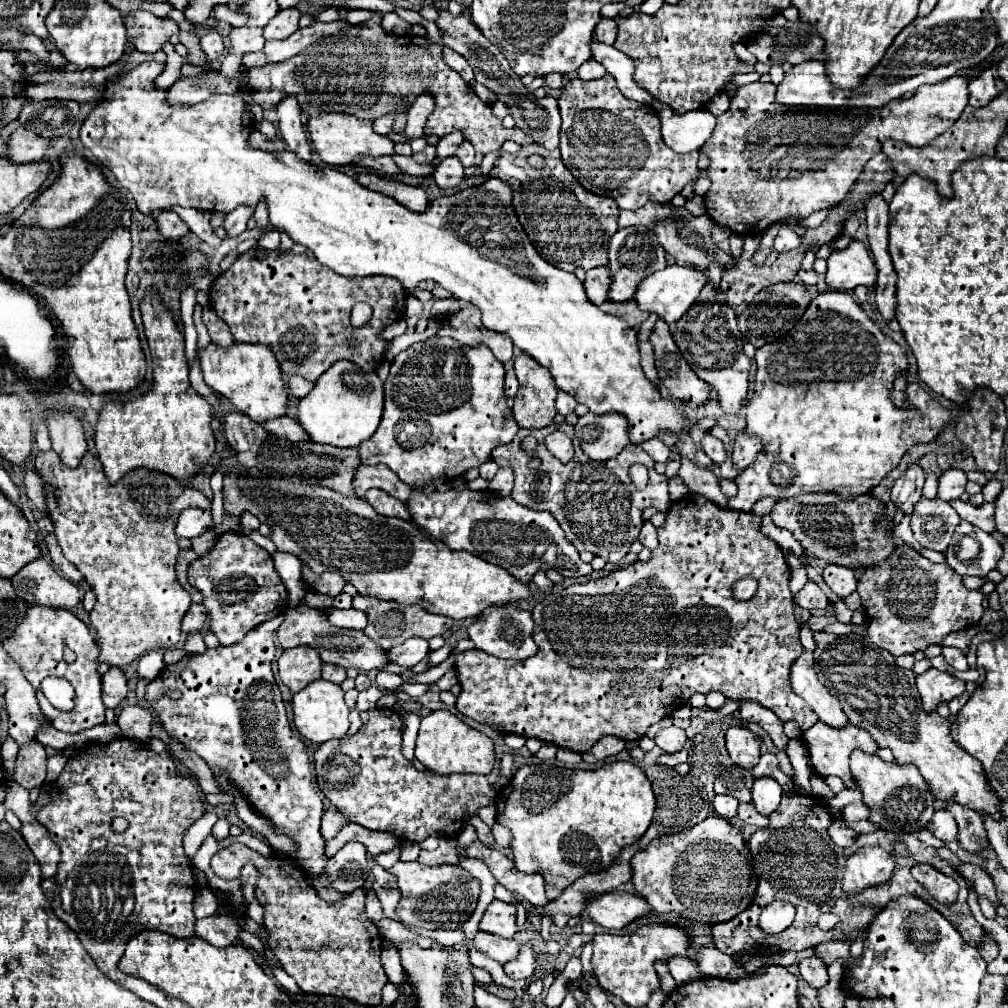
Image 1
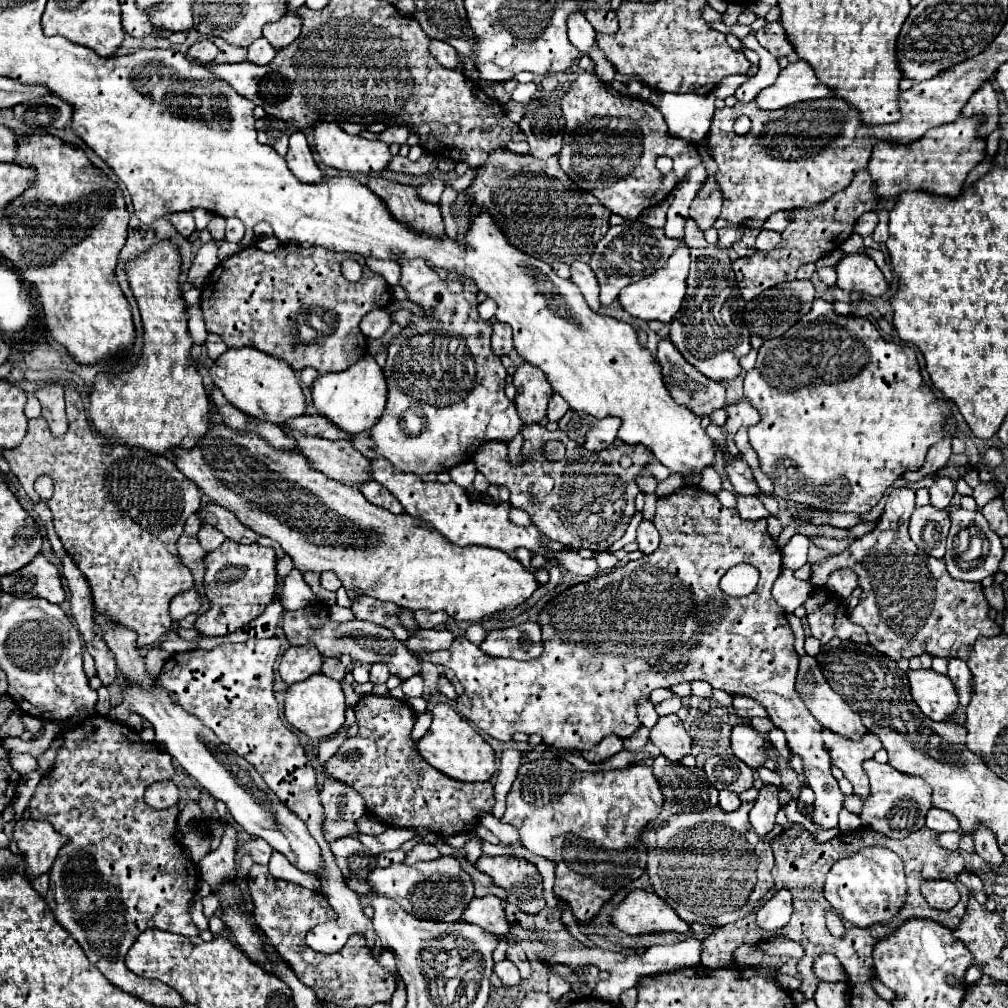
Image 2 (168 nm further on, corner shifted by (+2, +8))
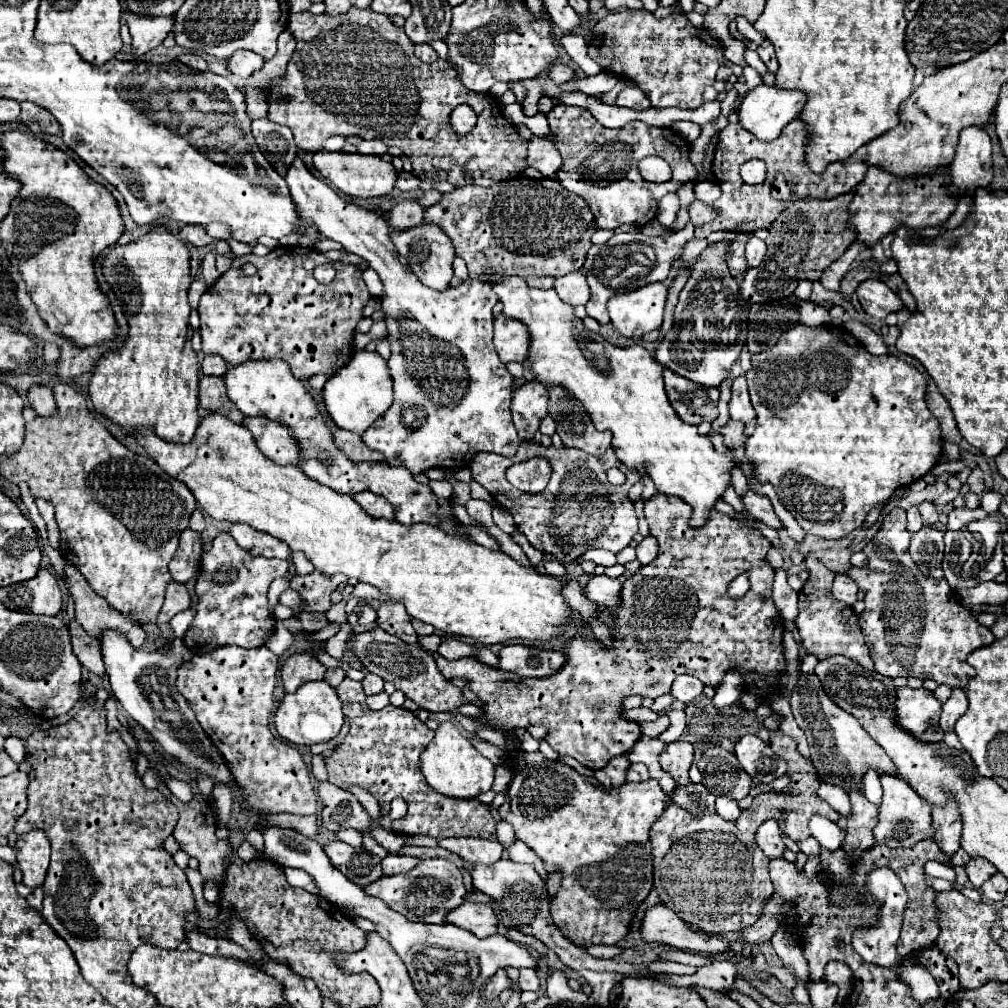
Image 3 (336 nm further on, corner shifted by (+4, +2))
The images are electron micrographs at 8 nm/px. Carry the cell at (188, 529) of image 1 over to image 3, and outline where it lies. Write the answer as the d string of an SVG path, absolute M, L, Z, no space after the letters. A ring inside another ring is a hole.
M230 525L230 533L234 541L246 549L252 555L262 555L262 557L278 557L278 559L288 559L290 549L284 541L278 541L266 533L258 533L250 529L248 525Z

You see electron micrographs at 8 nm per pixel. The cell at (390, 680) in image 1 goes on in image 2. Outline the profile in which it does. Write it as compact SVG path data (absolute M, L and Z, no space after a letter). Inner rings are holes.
M372 665L370 667L370 681L372 683L386 683L390 677L386 665Z

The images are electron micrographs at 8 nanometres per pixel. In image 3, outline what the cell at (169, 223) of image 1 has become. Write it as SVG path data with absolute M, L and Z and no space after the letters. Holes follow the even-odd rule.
M182 225L178 237L180 237L182 241L186 241L186 243L196 245L196 247L200 247L200 245L208 245L208 243L214 241L212 237L206 235L206 231L204 231L202 225Z

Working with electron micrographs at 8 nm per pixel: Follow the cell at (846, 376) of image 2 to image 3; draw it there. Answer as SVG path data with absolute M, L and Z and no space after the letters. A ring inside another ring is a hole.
M794 325L788 329L774 347L762 351L760 355L752 355L752 367L746 373L748 379L748 389L750 389L750 399L754 405L754 411L758 415L756 419L756 429L754 433L746 439L746 455L748 459L756 465L756 477L762 483L770 483L776 493L780 503L798 519L800 527L806 533L824 537L824 539L840 539L846 537L852 529L860 527L866 519L866 515L880 507L890 495L902 487L910 485L912 481L924 477L942 457L942 437L938 429L938 421L932 417L930 409L926 407L926 379L924 375L910 363L898 359L896 355L872 355L866 351L866 347L854 339L846 329L840 327L806 327L806 325Z

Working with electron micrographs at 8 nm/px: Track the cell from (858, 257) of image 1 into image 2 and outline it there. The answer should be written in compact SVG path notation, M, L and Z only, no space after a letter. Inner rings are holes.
M846 255L836 265L838 287L844 291L868 293L872 297L880 297L888 291L888 283L876 263L866 255Z

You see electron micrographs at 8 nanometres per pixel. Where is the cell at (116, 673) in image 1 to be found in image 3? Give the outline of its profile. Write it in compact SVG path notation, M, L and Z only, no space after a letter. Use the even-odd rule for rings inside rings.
M74 619L68 623L70 629L70 637L72 637L72 647L74 647L74 655L78 657L78 661L92 673L96 675L104 675L106 667L102 665L102 647L98 645L100 639L90 637L82 625Z

